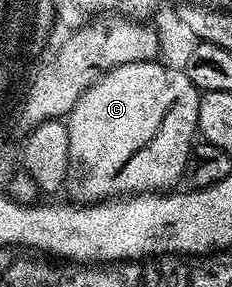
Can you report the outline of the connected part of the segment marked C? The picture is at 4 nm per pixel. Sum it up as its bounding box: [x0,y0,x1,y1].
[66,60,201,204]

